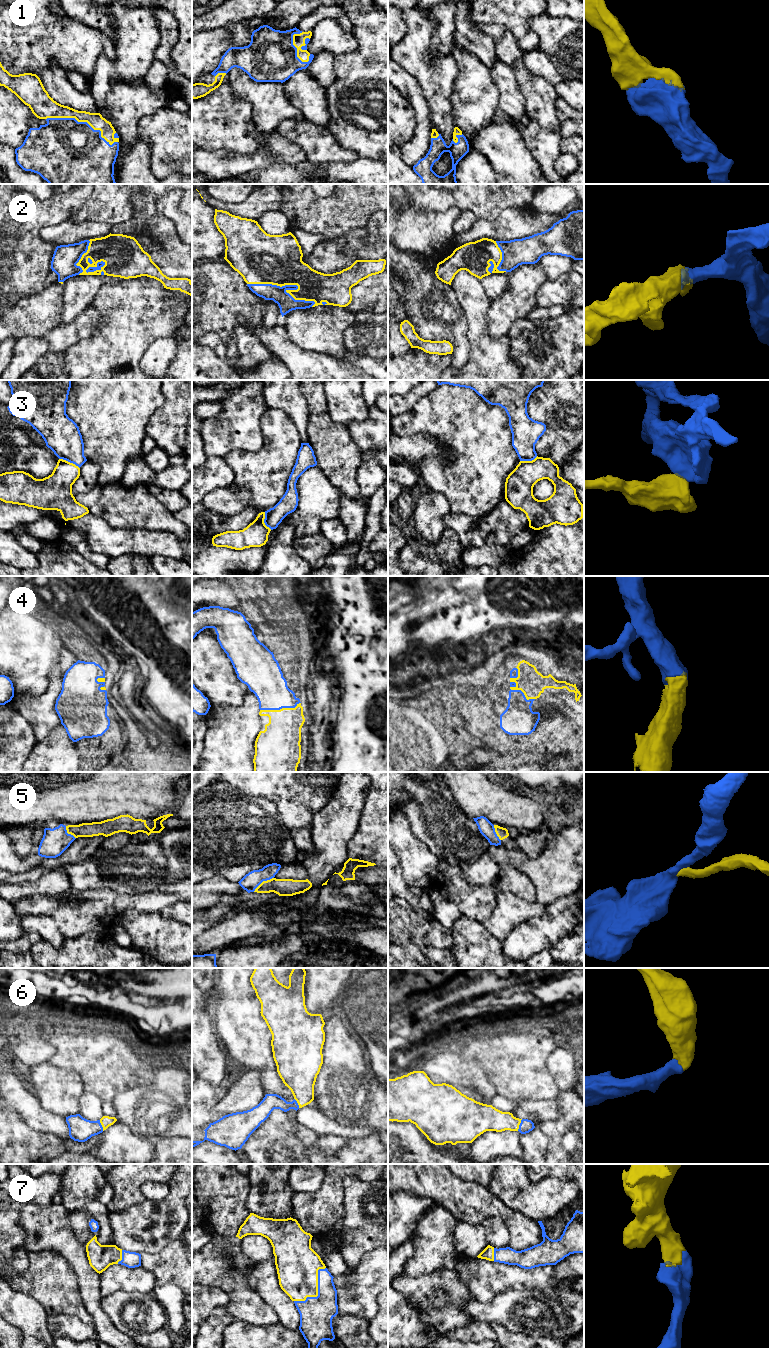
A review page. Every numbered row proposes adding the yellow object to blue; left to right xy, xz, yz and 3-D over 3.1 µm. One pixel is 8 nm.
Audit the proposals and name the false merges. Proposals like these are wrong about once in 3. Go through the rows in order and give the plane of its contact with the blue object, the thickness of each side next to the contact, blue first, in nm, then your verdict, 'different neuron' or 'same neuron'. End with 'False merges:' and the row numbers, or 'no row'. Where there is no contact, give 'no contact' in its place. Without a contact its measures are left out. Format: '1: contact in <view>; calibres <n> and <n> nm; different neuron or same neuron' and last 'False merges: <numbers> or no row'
1: contact in xy; calibres 480 and 120 nm; same neuron
2: contact in xz; calibres 140 and 400 nm; same neuron
3: contact in xy; calibres 300 and 260 nm; different neuron
4: contact in yz; calibres 260 and 200 nm; same neuron
5: contact in xz; calibres 140 and 140 nm; same neuron
6: contact in yz; calibres 100 and 200 nm; same neuron
7: contact in xz; calibres 280 and 340 nm; same neuron
False merges: 3

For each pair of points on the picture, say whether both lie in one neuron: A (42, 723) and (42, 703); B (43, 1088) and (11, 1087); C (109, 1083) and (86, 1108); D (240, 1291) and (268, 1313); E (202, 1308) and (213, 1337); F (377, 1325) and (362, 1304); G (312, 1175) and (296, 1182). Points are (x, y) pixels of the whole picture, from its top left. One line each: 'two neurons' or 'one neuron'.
A: one neuron
B: two neurons
C: two neurons
D: one neuron
E: two neurons
F: two neurons
G: one neuron

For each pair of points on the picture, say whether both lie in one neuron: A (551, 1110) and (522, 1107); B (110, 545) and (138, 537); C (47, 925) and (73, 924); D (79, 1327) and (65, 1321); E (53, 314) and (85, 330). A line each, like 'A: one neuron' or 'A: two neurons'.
A: one neuron
B: one neuron
C: two neurons
D: one neuron
E: two neurons

